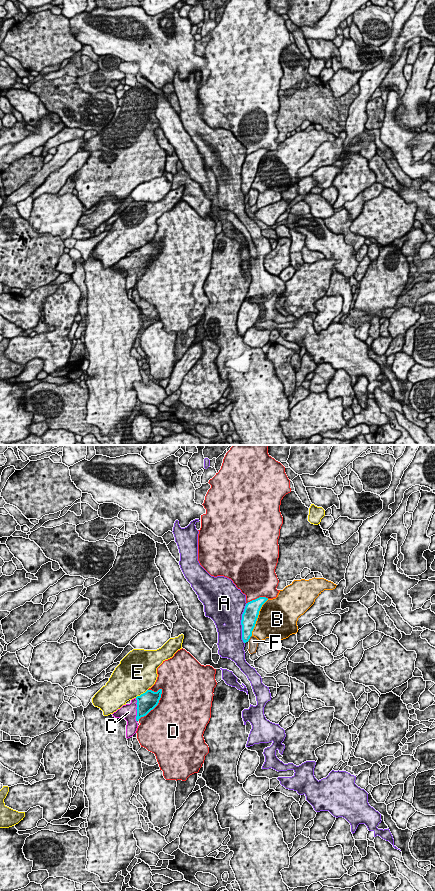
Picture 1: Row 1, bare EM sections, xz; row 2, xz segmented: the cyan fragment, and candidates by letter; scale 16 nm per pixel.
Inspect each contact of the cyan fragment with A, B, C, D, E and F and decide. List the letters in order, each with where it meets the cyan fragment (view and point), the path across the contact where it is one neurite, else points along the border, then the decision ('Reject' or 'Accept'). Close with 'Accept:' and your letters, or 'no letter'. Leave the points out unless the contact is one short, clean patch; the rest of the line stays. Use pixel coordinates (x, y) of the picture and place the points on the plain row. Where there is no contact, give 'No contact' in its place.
A: Touches cyan at xz (241, 175). Reject
B: Touches cyan at xz (257, 169). Reject
C: Touches cyan at xz (137, 262). Path across: xz (147, 253), (137, 262), (128, 264). Accept
D: Touches cyan at xz (155, 258). Reject
E: Touches cyan at xz (141, 246). Reject
F: Touches cyan at xz (249, 190). Reject
Accept: C

